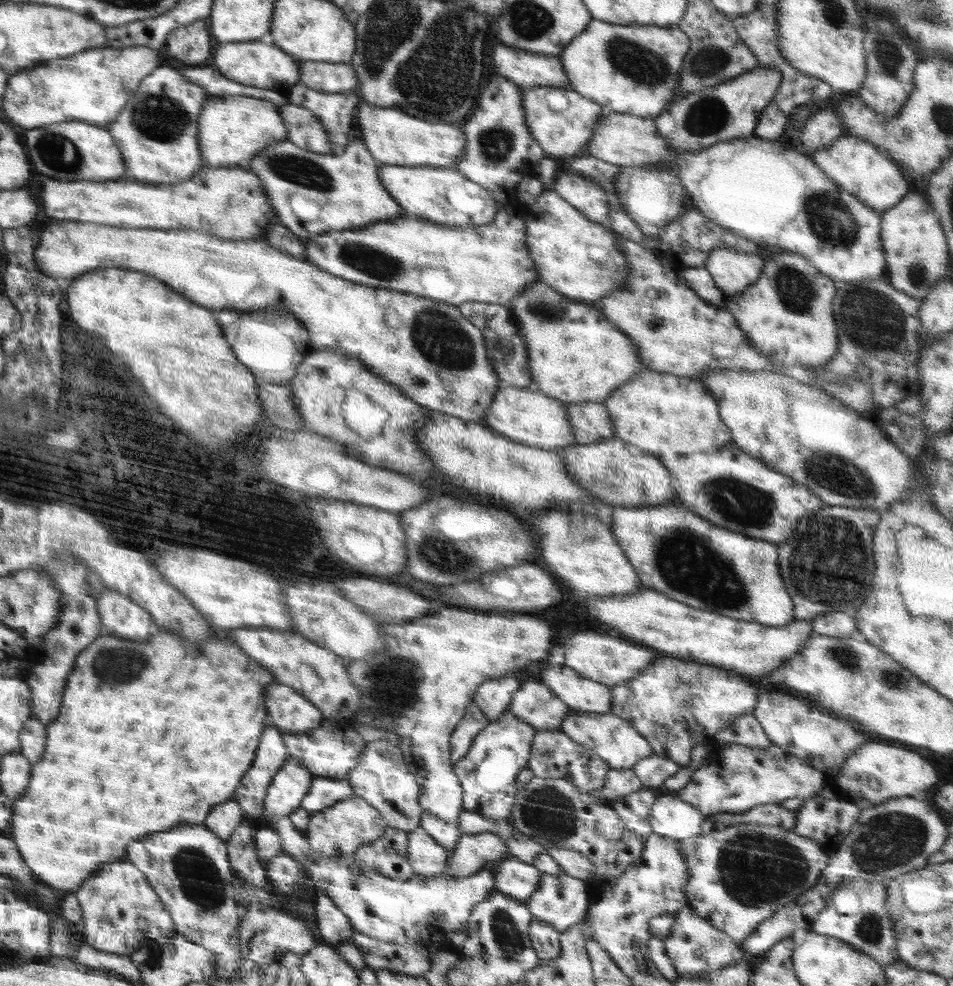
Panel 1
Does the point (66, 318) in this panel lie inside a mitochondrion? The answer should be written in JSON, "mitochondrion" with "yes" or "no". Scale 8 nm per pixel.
{"mitochondrion":"no"}

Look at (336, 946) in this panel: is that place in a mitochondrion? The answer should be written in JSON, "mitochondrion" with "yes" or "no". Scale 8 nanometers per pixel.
{"mitochondrion":"no"}

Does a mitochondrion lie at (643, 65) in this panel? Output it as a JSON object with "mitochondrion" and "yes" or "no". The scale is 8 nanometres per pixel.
{"mitochondrion":"yes"}

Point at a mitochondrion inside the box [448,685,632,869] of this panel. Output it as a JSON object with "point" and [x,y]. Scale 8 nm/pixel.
{"point":[549,812]}

